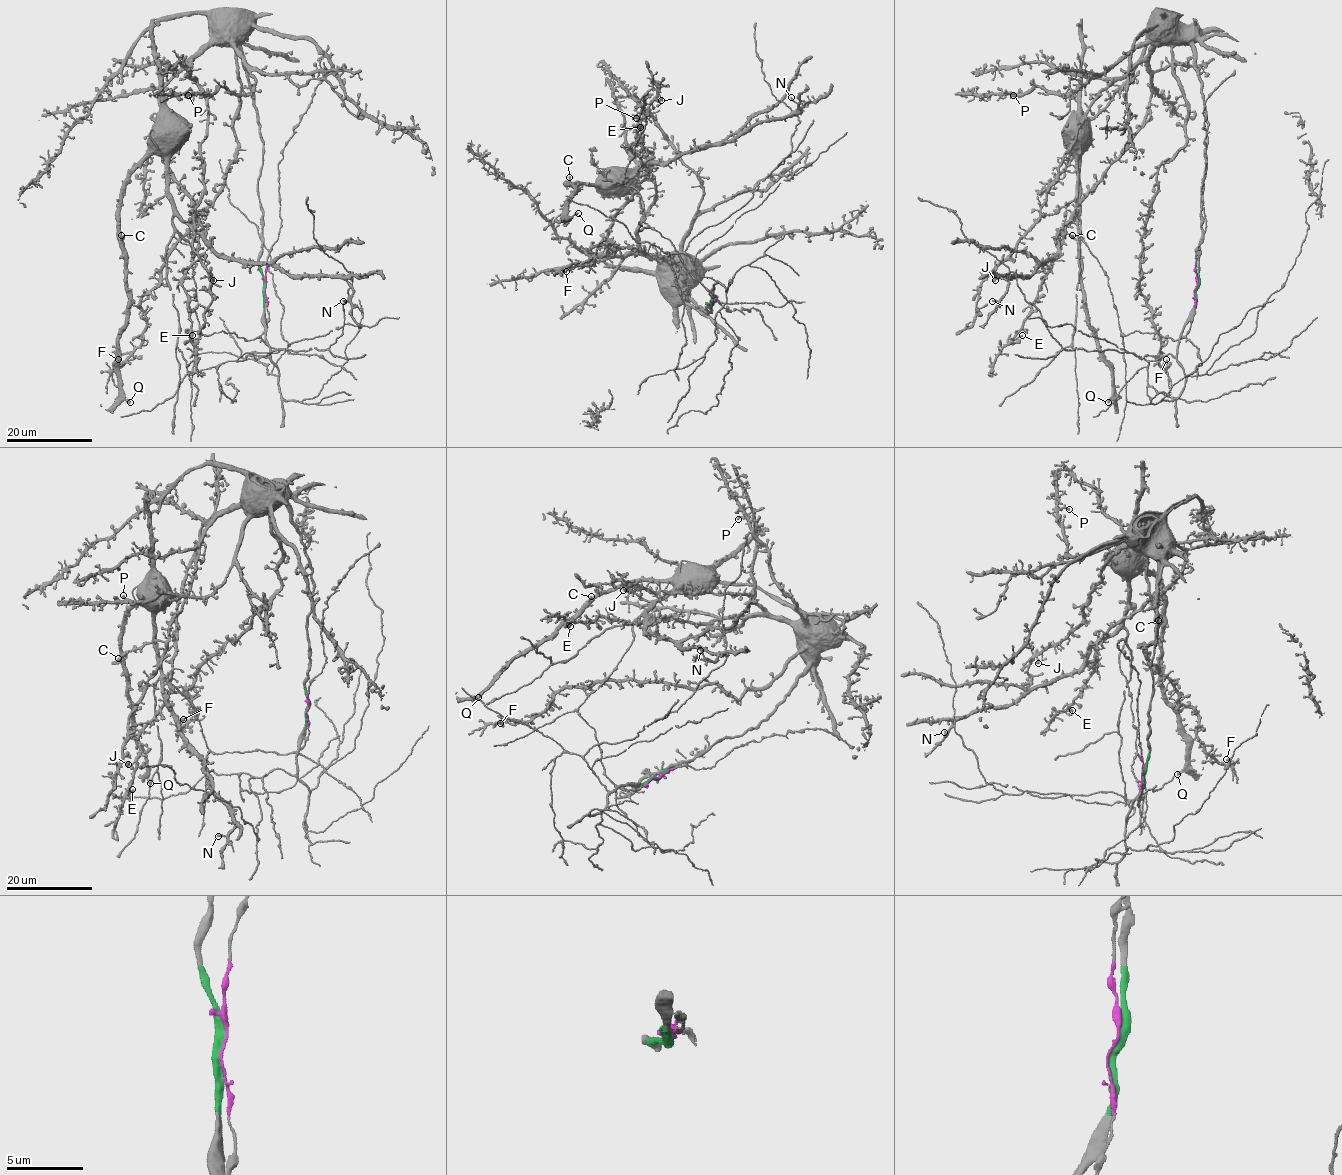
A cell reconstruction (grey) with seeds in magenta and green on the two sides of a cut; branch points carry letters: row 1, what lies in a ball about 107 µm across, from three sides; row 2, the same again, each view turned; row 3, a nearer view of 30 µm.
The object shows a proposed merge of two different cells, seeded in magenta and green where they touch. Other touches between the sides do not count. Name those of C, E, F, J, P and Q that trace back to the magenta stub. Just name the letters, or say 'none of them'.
C, Q

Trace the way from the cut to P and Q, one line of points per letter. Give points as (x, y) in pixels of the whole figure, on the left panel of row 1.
P: (265, 285), (259, 265), (262, 142), (242, 48), (234, 43), (255, 78), (249, 92), (220, 87), (188, 95)
Q: (265, 285), (260, 336), (200, 331), (168, 163), (150, 154), (119, 212), (129, 316), (118, 368), (130, 402)

